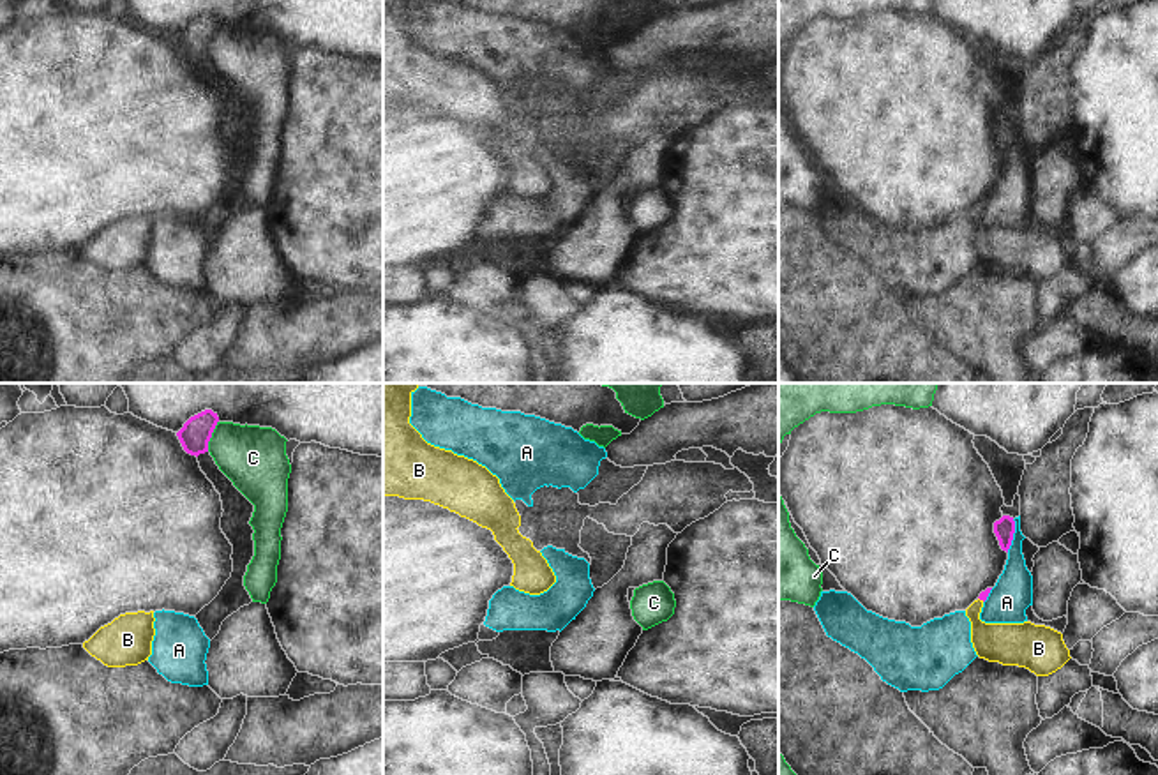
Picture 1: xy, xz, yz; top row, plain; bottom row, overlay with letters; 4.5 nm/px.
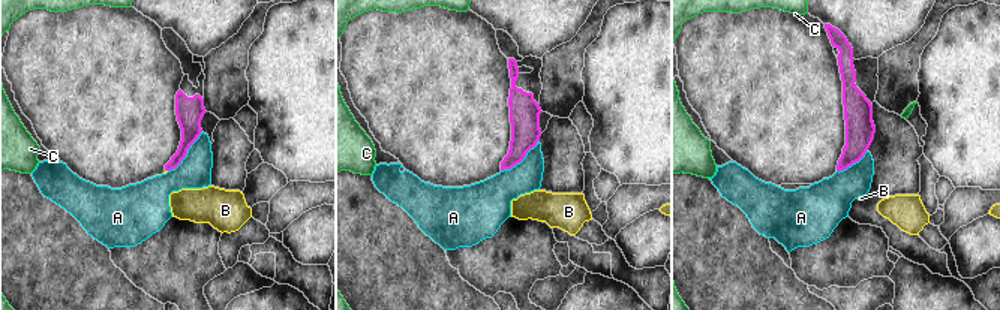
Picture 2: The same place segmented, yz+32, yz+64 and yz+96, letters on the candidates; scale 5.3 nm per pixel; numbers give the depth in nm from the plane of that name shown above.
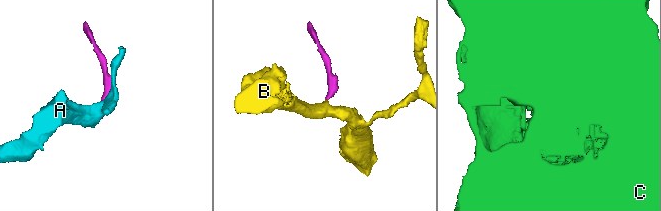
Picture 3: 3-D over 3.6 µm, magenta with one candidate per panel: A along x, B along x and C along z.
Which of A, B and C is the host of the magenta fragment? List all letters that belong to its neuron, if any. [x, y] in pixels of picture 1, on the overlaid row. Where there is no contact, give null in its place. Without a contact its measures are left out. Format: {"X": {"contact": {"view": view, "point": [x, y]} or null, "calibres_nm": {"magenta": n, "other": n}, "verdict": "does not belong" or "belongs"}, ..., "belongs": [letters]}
{"A": {"contact": {"view": "yz", "point": [1012, 535]}, "calibres_nm": {"magenta": 90, "other": 180}, "verdict": "does not belong"}, "B": {"contact": {"view": "yz", "point": [982, 599]}, "calibres_nm": {"magenta": 40, "other": 190}, "verdict": "belongs"}, "C": {"contact": {"view": "xy", "point": [210, 436]}, "calibres_nm": {"magenta": 140, "other": 300}, "verdict": "does not belong"}, "belongs": ["B"]}

